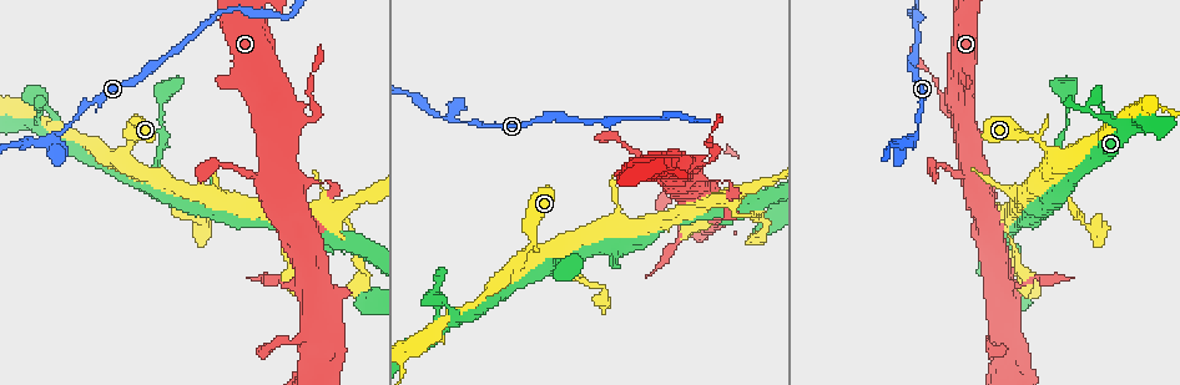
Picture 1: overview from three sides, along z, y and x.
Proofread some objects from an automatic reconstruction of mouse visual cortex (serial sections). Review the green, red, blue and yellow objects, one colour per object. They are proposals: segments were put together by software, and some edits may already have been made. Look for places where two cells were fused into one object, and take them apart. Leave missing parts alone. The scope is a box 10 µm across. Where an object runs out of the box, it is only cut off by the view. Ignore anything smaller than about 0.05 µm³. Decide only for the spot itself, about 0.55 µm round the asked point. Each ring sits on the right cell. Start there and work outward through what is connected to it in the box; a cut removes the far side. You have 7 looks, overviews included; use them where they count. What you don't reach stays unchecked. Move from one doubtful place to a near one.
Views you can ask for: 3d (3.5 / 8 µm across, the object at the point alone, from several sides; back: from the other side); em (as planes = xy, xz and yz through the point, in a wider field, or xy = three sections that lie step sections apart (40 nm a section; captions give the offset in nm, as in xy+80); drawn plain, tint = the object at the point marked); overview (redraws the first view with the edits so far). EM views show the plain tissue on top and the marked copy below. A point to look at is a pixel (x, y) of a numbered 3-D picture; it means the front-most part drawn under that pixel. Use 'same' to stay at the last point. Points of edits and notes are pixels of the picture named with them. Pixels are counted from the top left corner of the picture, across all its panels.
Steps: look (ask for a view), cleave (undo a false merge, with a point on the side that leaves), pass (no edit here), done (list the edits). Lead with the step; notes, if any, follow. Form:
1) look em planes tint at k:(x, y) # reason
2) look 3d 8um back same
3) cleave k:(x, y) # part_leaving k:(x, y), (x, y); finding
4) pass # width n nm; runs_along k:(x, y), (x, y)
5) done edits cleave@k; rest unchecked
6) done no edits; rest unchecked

look 3d 3.5um at 1:(282, 111) # sharp bend

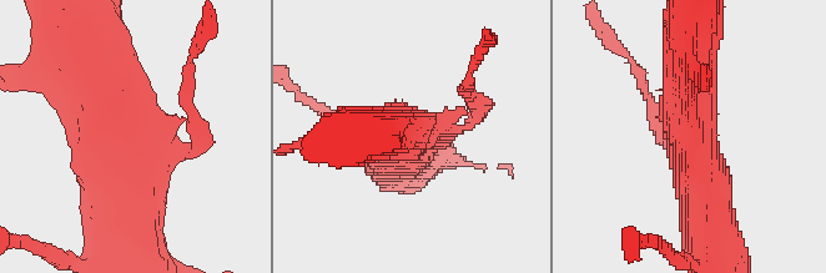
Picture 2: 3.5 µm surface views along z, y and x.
pass # runs_along 2:(84, 54), (106, 96), (119, 215); one cell here

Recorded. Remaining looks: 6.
look 3d 8um at 1:(126, 155) # three arms meet

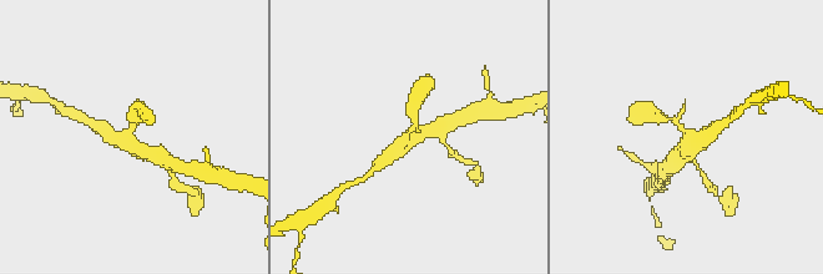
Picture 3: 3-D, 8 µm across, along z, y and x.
look em xy step 5 tint same

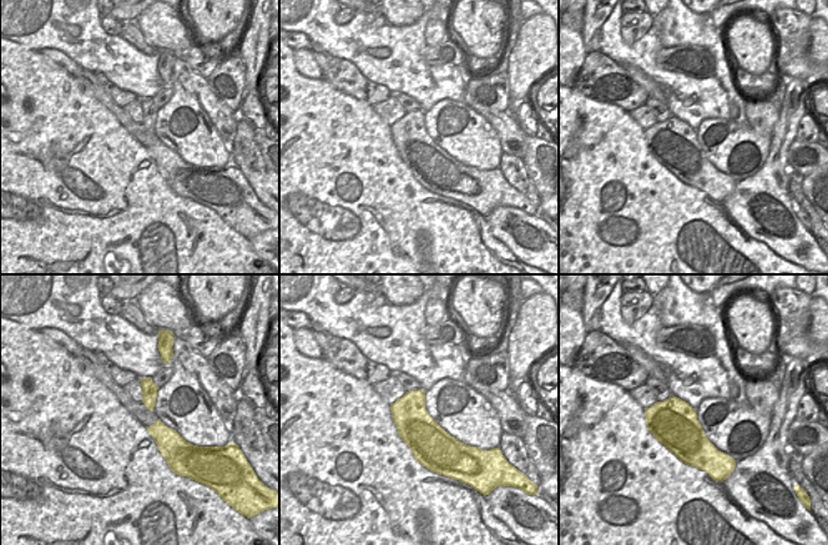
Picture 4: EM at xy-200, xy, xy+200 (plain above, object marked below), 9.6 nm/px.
pass # runs_along 3:(659, 116), (686, 132), (682, 155); continuous, no second cell

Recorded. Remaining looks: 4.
look 3d 3.5um back at 1:(453, 116) # arms part here

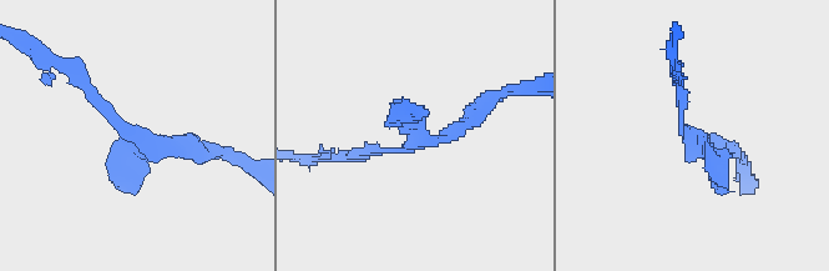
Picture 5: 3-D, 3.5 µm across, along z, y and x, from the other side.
look em xy step 1 tint at 5:(690, 138) # now the EM

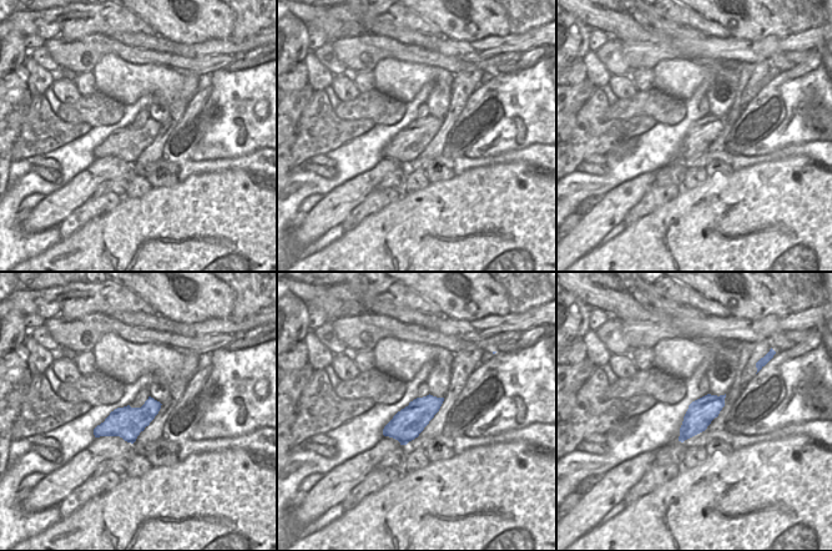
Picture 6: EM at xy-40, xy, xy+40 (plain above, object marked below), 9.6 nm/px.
pass # runs_along 5:(76, 79), (145, 144), (206, 152); one cell here

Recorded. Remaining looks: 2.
done no edits; rest unchecked

